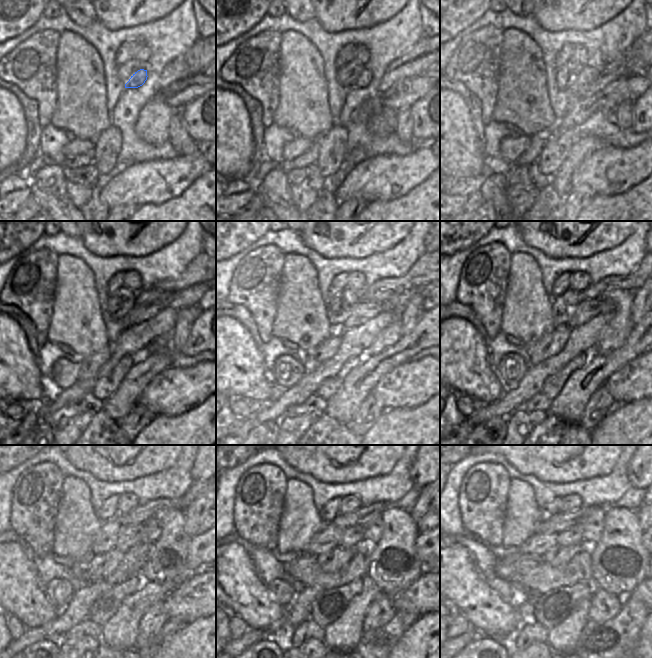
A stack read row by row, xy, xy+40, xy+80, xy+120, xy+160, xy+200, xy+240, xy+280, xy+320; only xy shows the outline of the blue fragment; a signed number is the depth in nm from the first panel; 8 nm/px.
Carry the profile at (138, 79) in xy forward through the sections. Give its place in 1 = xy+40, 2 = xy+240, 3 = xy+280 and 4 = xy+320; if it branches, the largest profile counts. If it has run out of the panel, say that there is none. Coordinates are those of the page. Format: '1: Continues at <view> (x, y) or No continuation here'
1: Continues at xy+40 (364, 78)
2: Continues at xy+240 (167, 556)
3: Continues at xy+280 (393, 565)
4: Continues at xy+320 (619, 561)

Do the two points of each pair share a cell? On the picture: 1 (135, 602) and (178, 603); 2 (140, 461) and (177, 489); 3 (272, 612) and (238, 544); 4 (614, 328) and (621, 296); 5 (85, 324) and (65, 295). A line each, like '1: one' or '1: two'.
1: two
2: two
3: one
4: one
5: one

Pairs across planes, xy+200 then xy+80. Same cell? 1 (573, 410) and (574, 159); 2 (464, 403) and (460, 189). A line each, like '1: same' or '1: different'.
1: same
2: same

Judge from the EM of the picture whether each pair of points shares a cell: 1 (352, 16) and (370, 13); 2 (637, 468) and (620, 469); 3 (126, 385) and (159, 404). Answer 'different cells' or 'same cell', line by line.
1: same cell
2: different cells
3: different cells

